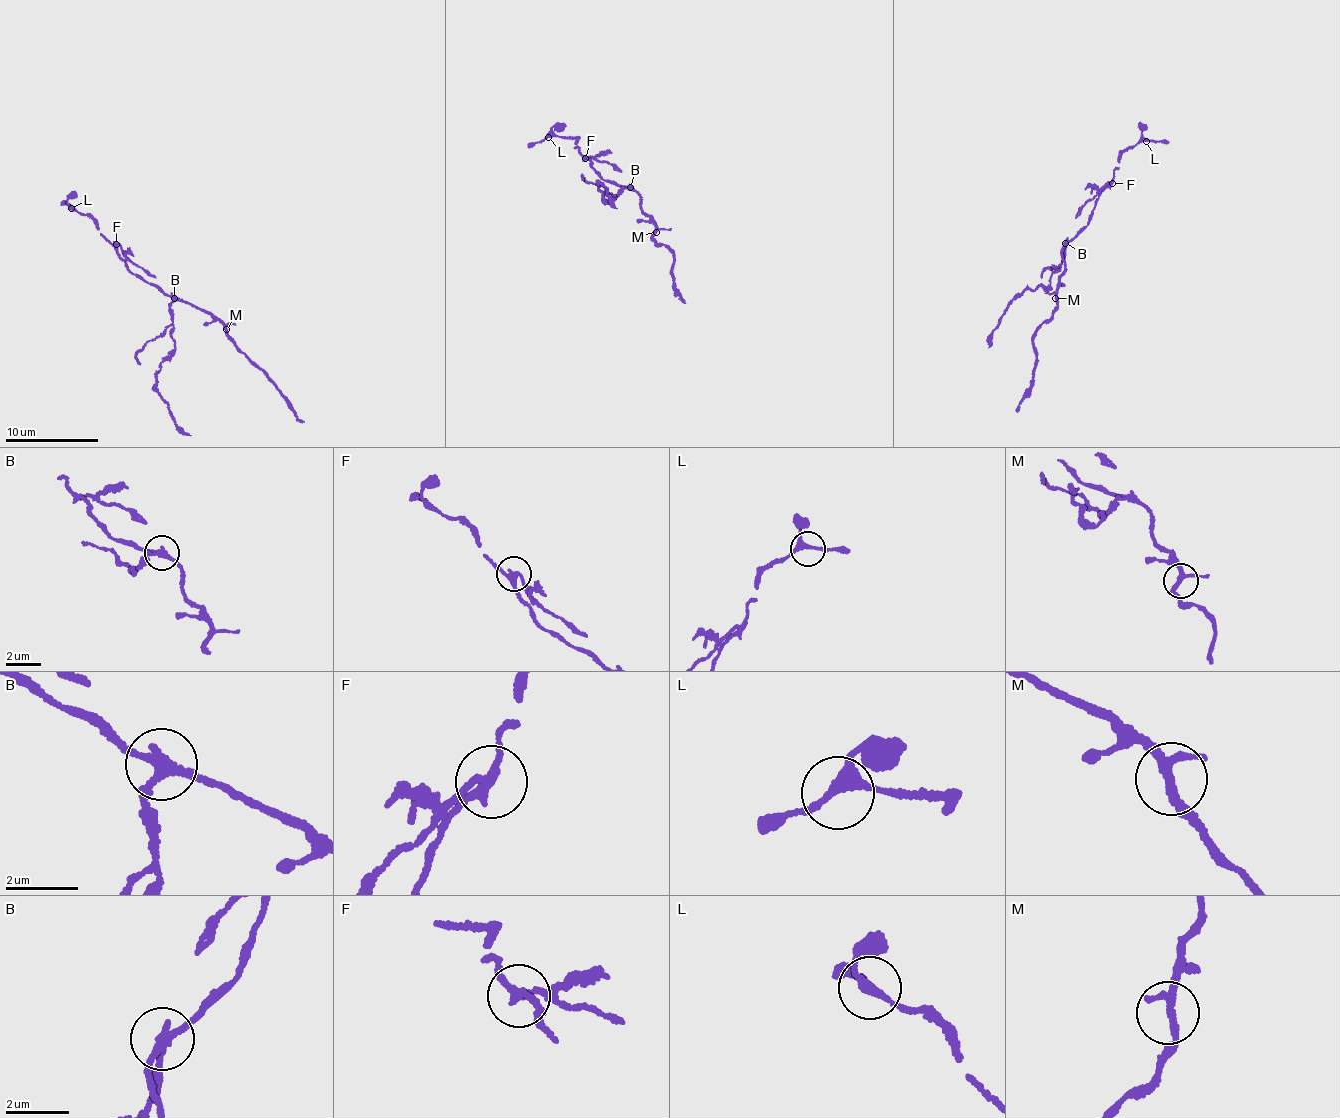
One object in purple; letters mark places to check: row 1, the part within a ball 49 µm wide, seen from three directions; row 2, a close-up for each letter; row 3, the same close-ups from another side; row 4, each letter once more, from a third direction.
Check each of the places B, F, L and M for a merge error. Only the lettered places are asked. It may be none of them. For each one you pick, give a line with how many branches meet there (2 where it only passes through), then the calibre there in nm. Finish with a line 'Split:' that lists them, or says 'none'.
B: Branches: 3. Thickness 240 nm
F: Branches: 3. Thickness 240 nm
Split: B, F

